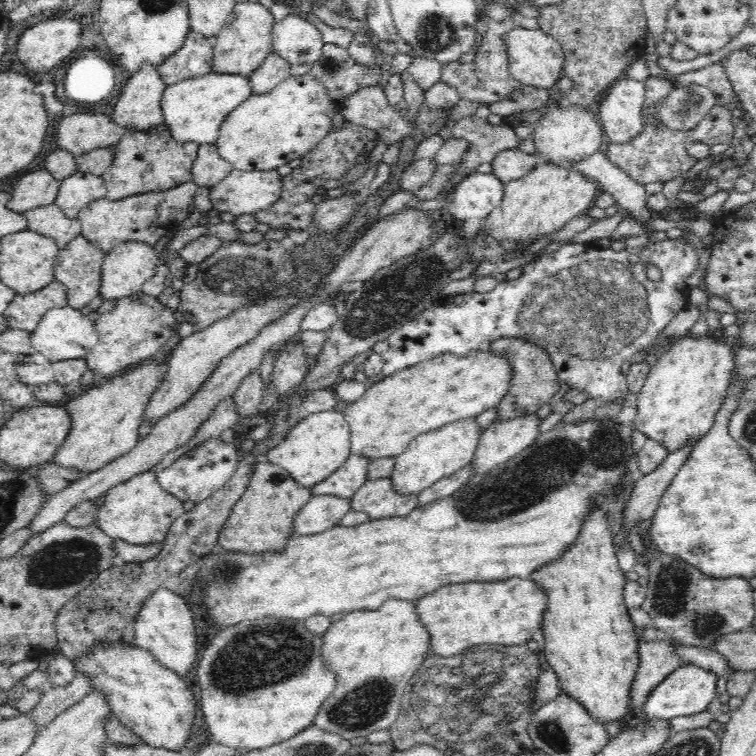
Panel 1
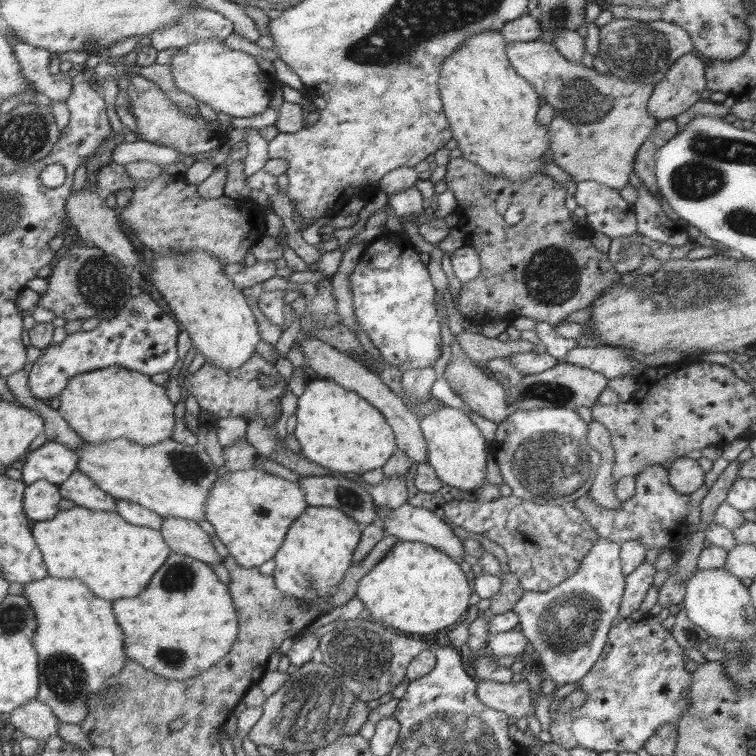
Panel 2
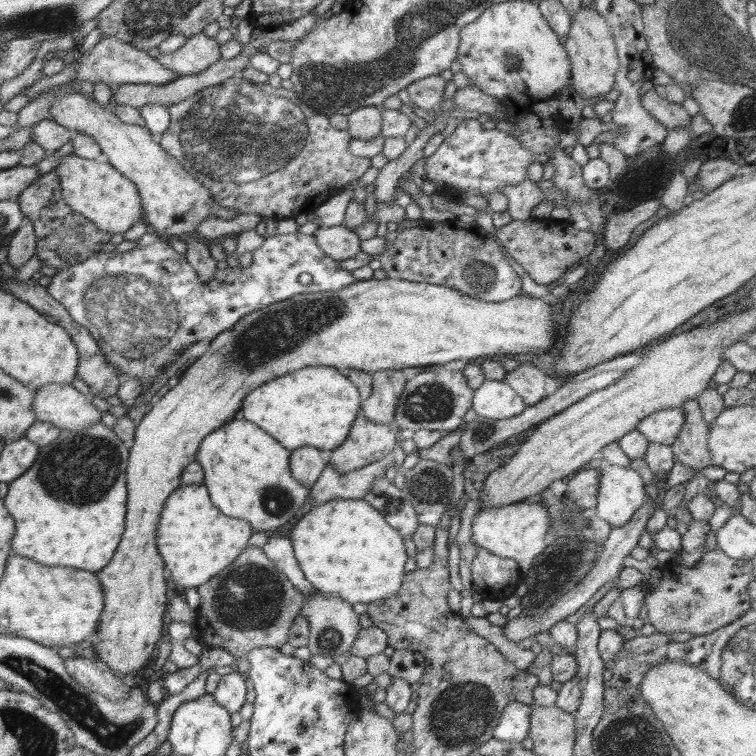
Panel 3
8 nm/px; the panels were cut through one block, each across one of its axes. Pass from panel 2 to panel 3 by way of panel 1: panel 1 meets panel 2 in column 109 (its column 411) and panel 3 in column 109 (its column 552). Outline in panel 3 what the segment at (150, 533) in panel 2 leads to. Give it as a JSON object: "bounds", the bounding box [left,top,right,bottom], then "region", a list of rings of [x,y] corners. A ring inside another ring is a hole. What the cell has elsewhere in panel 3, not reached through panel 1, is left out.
{"bounds":[3,424,129,574],"region":[[[94,424],[90,428],[82,428],[82,430],[62,430],[60,436],[50,444],[39,446],[40,452],[32,466],[23,472],[16,480],[12,480],[8,485],[8,494],[3,499],[4,507],[8,514],[12,516],[15,522],[15,533],[11,540],[11,547],[14,555],[31,558],[40,562],[40,564],[53,567],[72,567],[80,570],[86,570],[96,574],[102,570],[114,556],[116,548],[121,541],[122,533],[125,529],[125,514],[127,511],[127,486],[126,475],[129,465],[129,448],[119,440],[112,429],[102,424]]]}

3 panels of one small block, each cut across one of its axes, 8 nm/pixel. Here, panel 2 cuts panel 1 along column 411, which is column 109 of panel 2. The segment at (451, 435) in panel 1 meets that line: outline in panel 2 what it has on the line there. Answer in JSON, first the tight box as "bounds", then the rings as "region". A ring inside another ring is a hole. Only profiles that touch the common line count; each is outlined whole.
{"bounds":[76,439,223,520],"region":[[[127,439],[94,444],[86,442],[76,450],[78,471],[88,475],[98,488],[115,500],[138,504],[162,518],[206,520],[207,497],[223,468],[216,466],[203,446],[167,439],[152,446],[138,446]]]}

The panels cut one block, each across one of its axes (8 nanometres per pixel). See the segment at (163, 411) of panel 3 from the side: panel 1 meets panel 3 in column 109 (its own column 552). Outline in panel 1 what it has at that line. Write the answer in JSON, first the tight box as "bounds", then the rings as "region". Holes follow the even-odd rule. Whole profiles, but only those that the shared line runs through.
{"bounds":[528,506,640,725],"region":[[[596,506],[596,512],[592,512],[594,510],[590,510],[588,518],[584,520],[580,534],[575,542],[572,542],[572,546],[556,562],[540,566],[528,579],[542,585],[548,595],[548,608],[544,608],[544,618],[540,624],[546,639],[543,651],[560,679],[561,690],[579,700],[596,722],[618,722],[623,725],[631,717],[630,688],[640,666],[640,639],[635,634],[636,626],[630,619],[630,612],[624,603],[624,584],[627,580],[616,557],[616,546],[612,543],[614,536],[608,529],[606,510]]]}

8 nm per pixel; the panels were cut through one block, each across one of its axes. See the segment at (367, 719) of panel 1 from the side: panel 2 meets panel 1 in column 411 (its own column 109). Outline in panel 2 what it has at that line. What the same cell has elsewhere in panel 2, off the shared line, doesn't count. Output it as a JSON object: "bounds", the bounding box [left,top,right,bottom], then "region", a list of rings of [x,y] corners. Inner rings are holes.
{"bounds":[22,576,130,727],"region":[[[46,576],[44,580],[24,584],[22,595],[30,601],[38,619],[37,632],[32,642],[38,651],[38,673],[40,673],[36,699],[48,705],[60,722],[71,724],[72,727],[79,726],[90,712],[88,700],[98,696],[108,678],[116,676],[130,659],[124,649],[125,633],[116,621],[112,604],[108,600],[94,596],[80,580],[58,580]]]}

